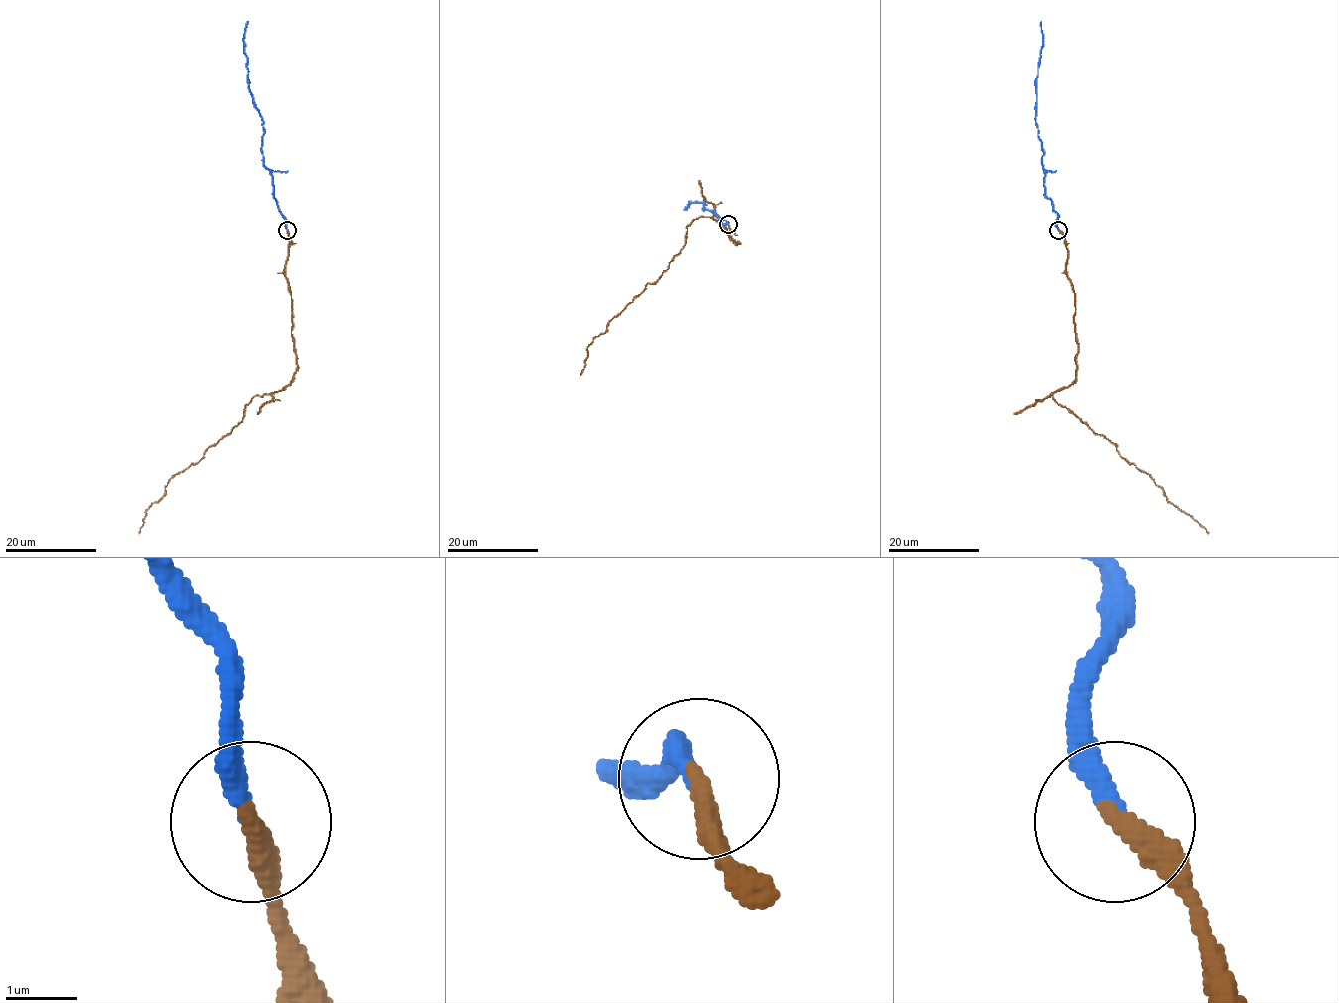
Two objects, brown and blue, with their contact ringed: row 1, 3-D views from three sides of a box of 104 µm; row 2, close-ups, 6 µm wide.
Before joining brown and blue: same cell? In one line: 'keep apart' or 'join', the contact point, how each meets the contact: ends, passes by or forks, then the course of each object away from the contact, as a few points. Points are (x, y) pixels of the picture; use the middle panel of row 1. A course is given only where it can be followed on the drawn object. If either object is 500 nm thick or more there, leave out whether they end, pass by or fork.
join; place (728, 224); brown ends; blue ends; course brown (728, 225), (736, 245), (709, 217), (696, 218), (687, 227), (684, 247), (669, 267), (587, 347), (580, 375); course blue (728, 225), (713, 210), (703, 209), (704, 202), (689, 203), (685, 209), (689, 208)

